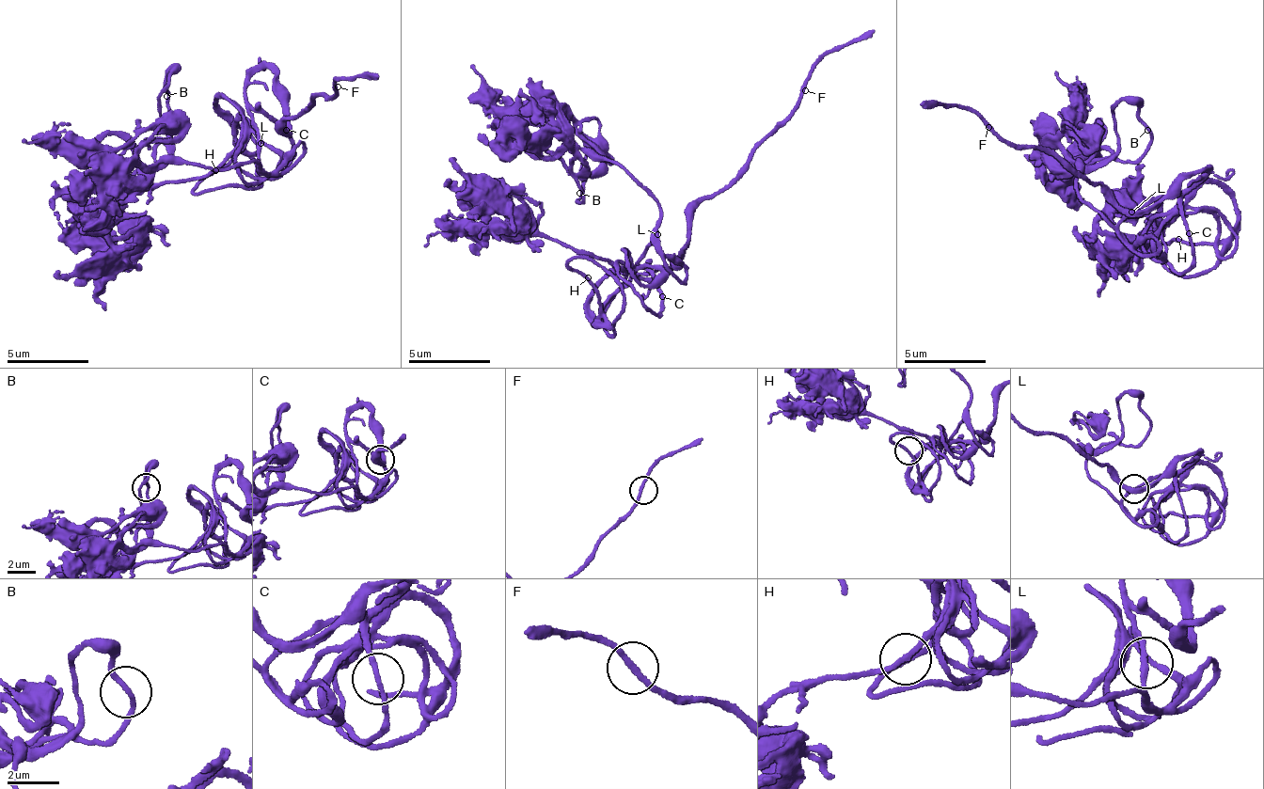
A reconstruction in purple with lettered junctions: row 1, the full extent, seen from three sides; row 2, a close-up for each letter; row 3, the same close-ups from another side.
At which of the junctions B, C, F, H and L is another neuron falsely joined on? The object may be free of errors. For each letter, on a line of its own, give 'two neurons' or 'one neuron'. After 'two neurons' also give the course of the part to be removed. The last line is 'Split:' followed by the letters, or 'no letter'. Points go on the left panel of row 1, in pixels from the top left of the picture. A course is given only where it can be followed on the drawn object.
B: one neuron
C: one neuron
F: one neuron
H: one neuron
L: one neuron
Split: no letter

